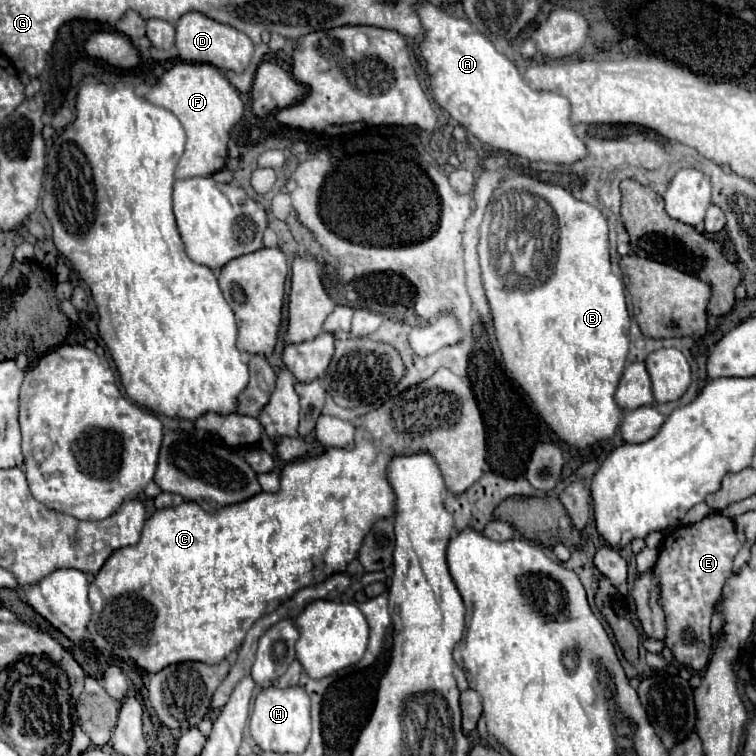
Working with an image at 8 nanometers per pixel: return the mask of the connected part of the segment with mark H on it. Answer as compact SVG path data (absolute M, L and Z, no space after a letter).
M276 686L264 688L250 712L250 736L264 752L304 752L310 740L310 698L300 686L280 690Z

